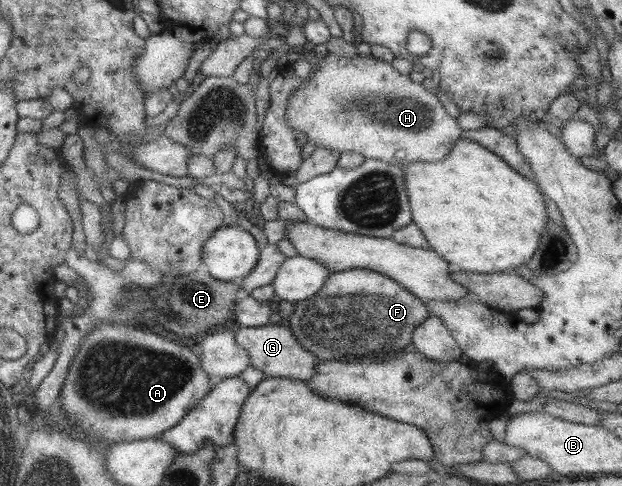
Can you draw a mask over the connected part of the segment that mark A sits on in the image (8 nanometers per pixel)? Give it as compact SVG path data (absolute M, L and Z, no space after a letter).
M100 322L98 327L91 327L91 332L82 340L82 343L80 343L80 346L76 348L76 351L74 352L74 358L72 358L72 362L68 364L68 372L66 372L66 378L64 378L64 382L62 382L62 390L60 390L60 398L58 400L56 408L62 408L64 412L66 412L67 421L61 421L61 422L68 422L64 424L70 424L71 421L74 421L75 426L79 426L82 428L85 432L87 432L90 436L92 433L94 433L95 438L97 437L98 440L109 440L110 442L119 443L122 441L134 441L134 440L140 440L140 439L146 439L150 437L158 437L164 430L168 430L168 428L172 428L174 424L178 424L178 421L186 412L190 411L200 400L202 400L204 394L208 394L208 390L210 390L210 377L208 377L208 373L200 367L200 359L198 359L198 355L196 355L195 348L186 348L186 346L180 346L180 344L174 344L172 340L166 340L166 338L162 338L162 336L158 336L158 334L152 334L152 332L140 332L140 330L136 330L136 328L132 328L132 325L125 326L122 324L108 324L108 322Z

